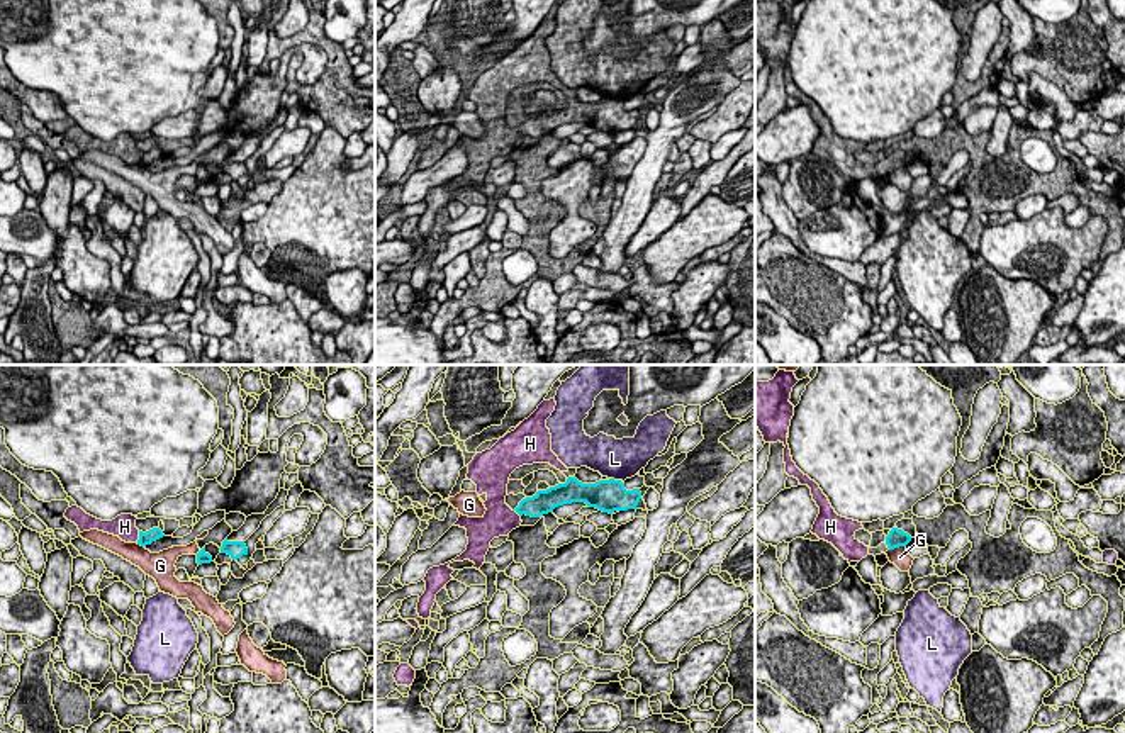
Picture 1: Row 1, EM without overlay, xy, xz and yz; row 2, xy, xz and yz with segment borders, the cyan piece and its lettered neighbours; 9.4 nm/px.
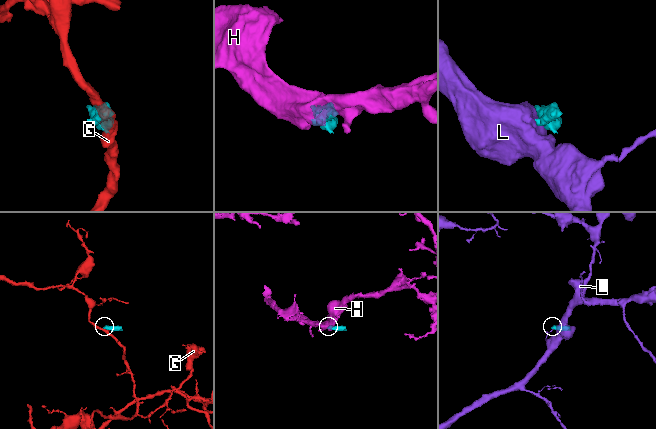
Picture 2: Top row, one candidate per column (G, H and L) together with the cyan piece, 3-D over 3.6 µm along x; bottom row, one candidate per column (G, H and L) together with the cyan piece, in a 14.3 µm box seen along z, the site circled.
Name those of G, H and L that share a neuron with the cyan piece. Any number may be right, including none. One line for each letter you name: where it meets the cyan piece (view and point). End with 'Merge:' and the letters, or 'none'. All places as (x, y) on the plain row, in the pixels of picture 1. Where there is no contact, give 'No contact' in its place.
H: Touches cyan at xy (139, 156)
Merge: H

